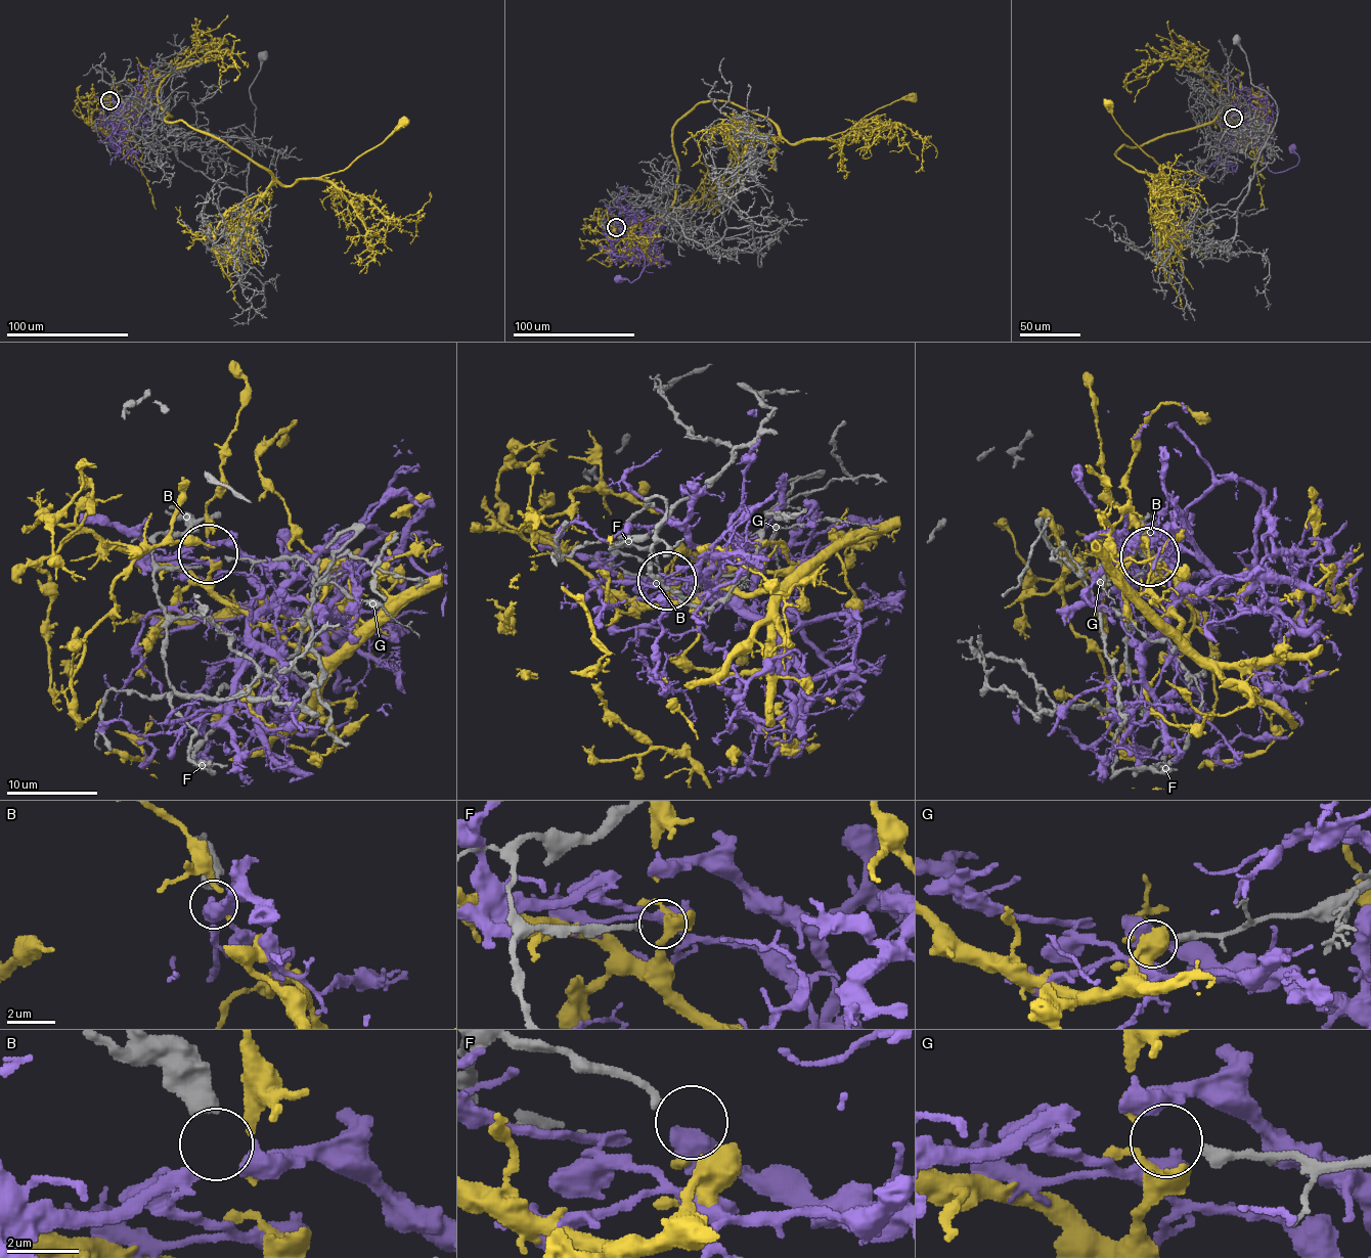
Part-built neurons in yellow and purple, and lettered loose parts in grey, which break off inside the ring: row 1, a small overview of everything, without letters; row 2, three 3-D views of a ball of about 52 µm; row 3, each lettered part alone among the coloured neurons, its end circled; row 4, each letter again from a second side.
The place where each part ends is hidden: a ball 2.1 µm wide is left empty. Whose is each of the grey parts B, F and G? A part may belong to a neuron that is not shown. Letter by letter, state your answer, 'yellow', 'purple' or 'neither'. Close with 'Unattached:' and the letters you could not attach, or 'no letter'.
B: purple
F: neither
G: neither
Unattached: F, G

